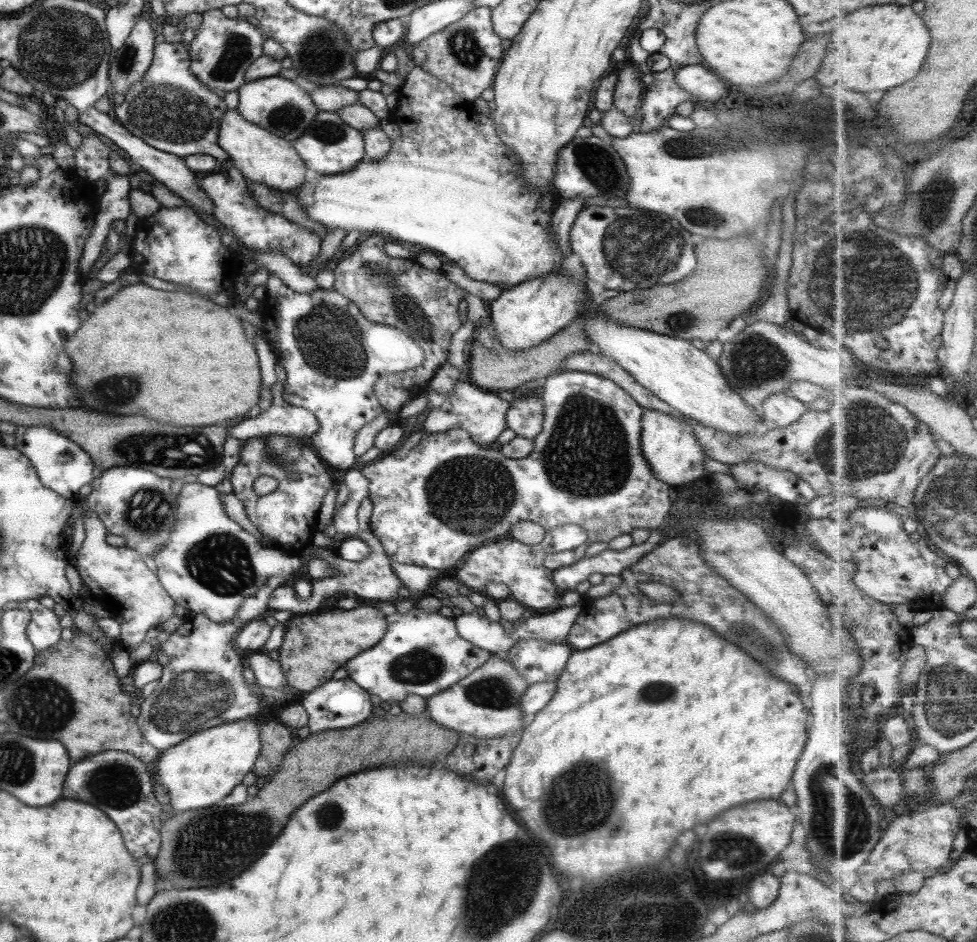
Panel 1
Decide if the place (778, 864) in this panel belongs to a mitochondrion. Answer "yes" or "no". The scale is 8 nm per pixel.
no

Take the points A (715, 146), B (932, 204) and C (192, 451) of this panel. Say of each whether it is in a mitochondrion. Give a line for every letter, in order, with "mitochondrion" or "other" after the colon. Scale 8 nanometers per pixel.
A: mitochondrion
B: mitochondrion
C: mitochondrion

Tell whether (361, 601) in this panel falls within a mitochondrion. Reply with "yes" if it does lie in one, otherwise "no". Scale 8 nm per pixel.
no

